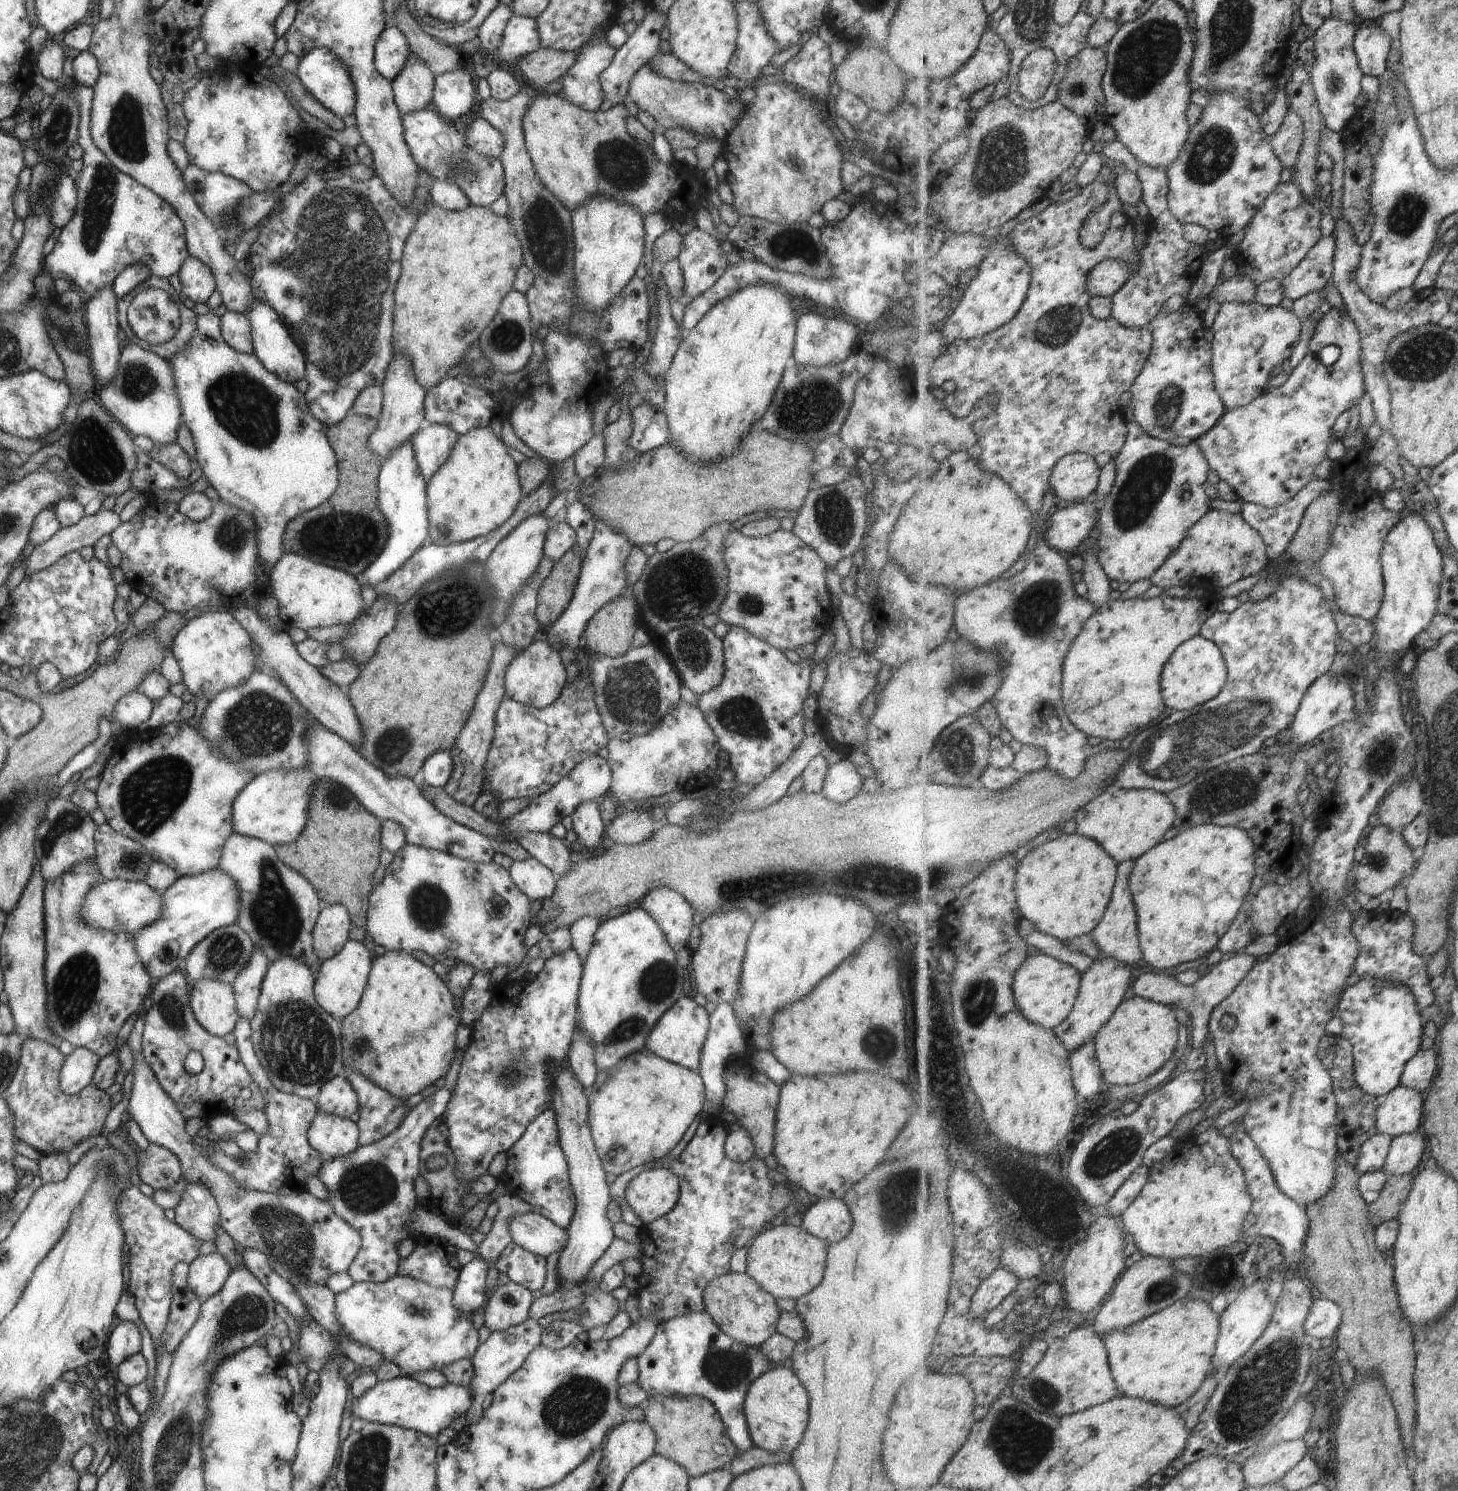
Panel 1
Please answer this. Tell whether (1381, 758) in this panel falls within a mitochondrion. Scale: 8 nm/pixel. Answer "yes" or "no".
yes

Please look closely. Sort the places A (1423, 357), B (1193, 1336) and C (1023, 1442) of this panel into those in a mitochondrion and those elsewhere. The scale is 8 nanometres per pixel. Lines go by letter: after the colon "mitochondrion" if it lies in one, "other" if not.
A: mitochondrion
B: other
C: mitochondrion

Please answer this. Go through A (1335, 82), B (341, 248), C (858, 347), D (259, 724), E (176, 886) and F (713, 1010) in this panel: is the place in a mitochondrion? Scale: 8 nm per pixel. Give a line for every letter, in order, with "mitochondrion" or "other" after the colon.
A: mitochondrion
B: mitochondrion
C: other
D: mitochondrion
E: other
F: other

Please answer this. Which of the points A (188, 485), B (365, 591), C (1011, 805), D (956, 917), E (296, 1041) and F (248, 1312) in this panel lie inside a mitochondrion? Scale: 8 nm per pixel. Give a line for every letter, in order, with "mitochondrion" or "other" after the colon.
A: other
B: other
C: other
D: other
E: mitochondrion
F: mitochondrion

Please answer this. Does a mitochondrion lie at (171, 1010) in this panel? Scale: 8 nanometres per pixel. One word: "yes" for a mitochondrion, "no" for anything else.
yes

